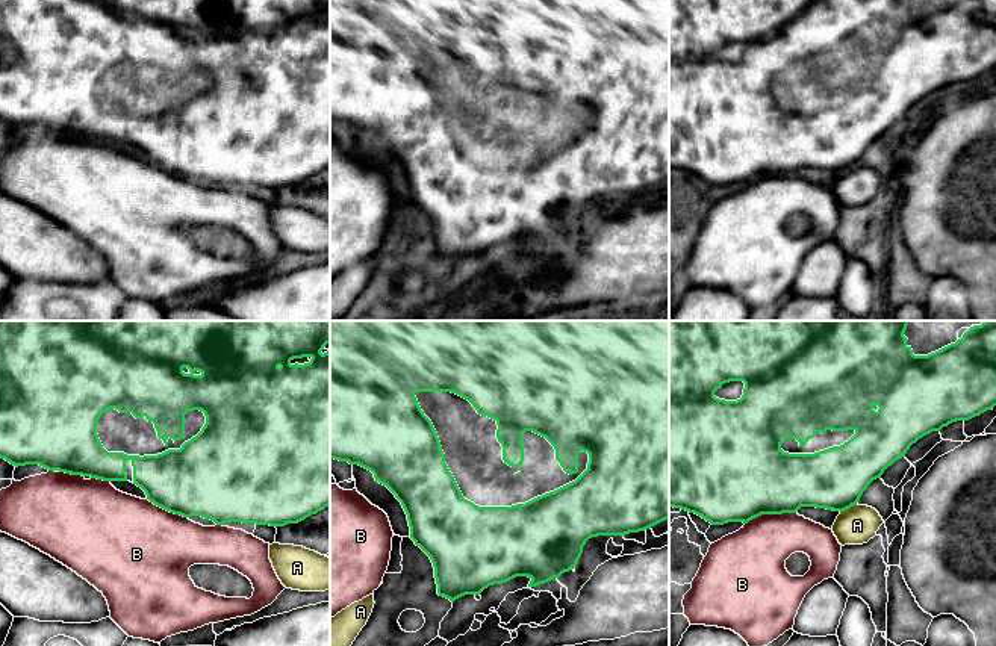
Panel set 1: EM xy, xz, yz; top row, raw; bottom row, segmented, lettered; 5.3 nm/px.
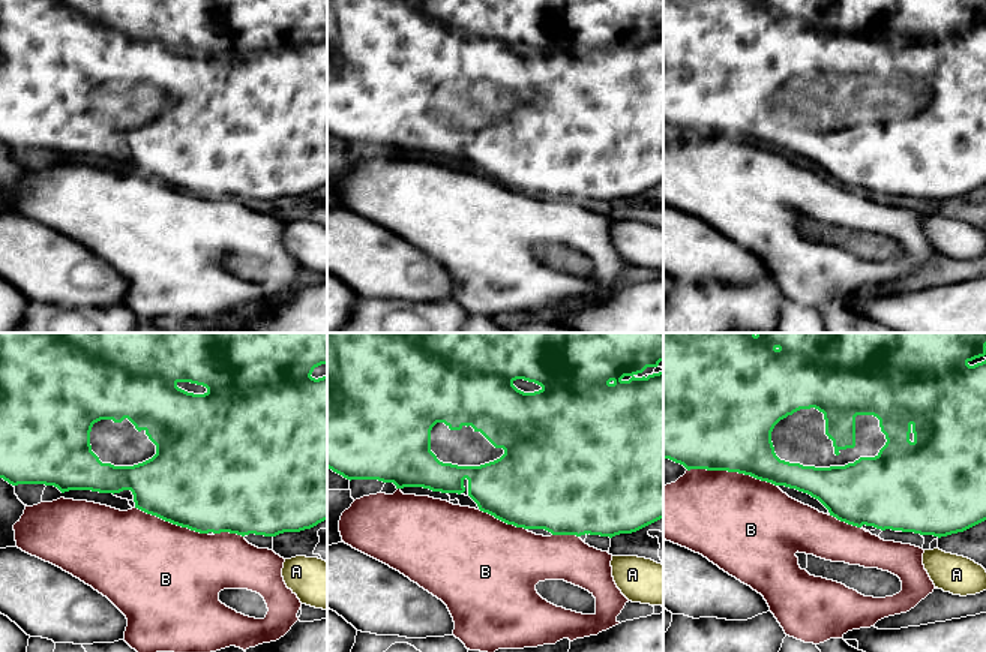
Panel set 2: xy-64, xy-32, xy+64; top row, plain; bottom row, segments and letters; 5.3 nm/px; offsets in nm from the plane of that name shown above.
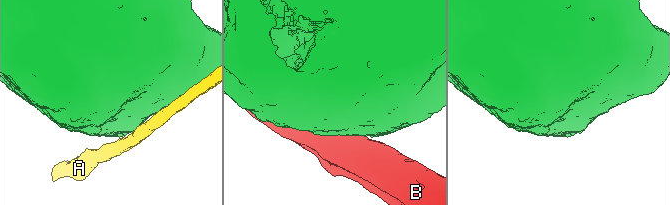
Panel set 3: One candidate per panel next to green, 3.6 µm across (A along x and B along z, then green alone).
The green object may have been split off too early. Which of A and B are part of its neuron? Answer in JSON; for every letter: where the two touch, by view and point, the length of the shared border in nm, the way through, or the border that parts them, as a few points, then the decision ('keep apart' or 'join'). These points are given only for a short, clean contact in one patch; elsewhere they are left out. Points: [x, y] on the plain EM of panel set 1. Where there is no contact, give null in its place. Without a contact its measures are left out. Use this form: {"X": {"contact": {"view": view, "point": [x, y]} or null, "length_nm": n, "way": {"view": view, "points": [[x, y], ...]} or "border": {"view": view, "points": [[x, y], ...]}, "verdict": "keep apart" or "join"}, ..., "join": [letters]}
{"A": {"contact": {"view": "yz", "point": [848, 168]}, "length_nm": 110, "border": {"view": "yz", "points": [[855, 164], [840, 174]]}, "verdict": "keep apart"}, "B": {"contact": {"view": "yz", "point": [769, 174]}, "length_nm": 280, "verdict": "keep apart"}, "join": []}

